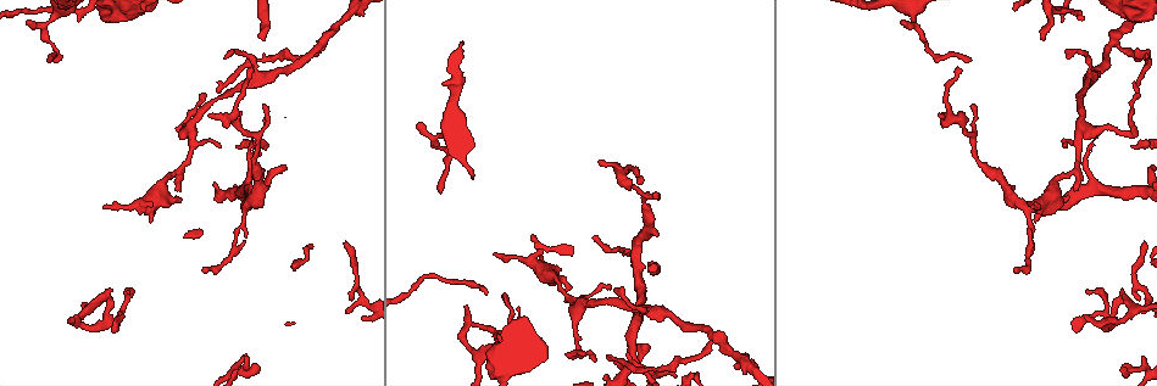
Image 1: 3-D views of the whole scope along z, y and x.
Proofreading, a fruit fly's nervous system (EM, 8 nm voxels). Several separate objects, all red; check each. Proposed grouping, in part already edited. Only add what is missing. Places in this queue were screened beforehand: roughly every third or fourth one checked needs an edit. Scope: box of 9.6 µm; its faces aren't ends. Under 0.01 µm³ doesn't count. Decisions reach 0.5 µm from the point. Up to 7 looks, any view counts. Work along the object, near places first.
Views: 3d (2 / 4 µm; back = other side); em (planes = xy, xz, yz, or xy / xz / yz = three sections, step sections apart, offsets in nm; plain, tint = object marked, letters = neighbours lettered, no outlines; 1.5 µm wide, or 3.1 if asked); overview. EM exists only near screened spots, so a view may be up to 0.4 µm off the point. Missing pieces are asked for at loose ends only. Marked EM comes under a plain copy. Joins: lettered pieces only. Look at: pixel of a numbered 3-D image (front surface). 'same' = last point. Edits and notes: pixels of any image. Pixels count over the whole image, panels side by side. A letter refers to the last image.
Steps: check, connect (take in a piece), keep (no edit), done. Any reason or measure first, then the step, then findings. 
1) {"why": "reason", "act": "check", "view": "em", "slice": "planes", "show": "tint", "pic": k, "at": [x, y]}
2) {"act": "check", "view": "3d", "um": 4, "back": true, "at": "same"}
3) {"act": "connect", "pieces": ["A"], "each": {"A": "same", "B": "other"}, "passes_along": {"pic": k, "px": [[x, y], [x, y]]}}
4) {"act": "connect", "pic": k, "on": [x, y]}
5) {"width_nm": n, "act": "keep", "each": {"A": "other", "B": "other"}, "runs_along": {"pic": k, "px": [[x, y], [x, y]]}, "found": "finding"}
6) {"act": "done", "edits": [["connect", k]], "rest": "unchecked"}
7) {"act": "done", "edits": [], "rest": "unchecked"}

{"why": "branch stops here", "act": "check", "view": "3d", "um": 2, "pic": 1, "at": [264, 106]}

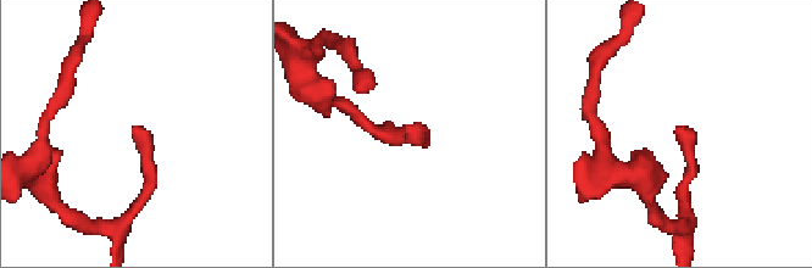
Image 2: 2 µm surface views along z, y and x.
{"act": "check", "view": "em", "slice": "planes", "show": "letters", "pic": 2, "at": [423, 127]}

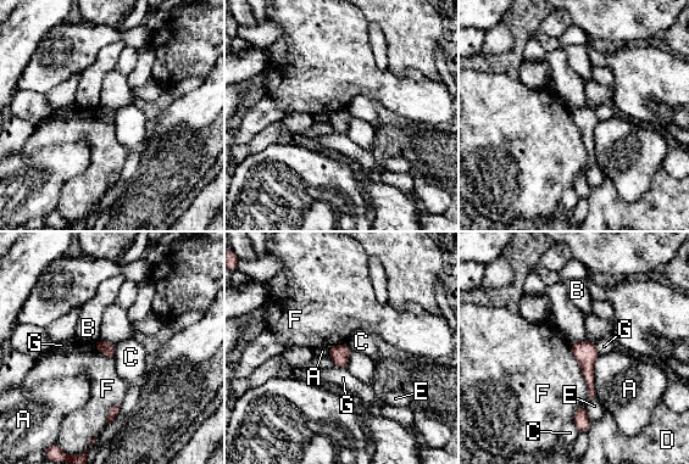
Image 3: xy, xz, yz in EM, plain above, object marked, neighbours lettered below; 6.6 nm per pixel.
{"longest_contact_nm": ["F", 400], "act": "keep", "each": {"A": "other", "B": "other", "C": "other", "D": "other", "E": "other", "F": "other", "G": "other"}, "border": {"pic": 3, "px": [[121, 404], [120, 412], [104, 426]]}, "found": "no lettered piece goes on from it"}

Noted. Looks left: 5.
{"why": "tapers out", "act": "check", "view": "3d", "um": 2, "pic": 1, "at": [127, 290]}

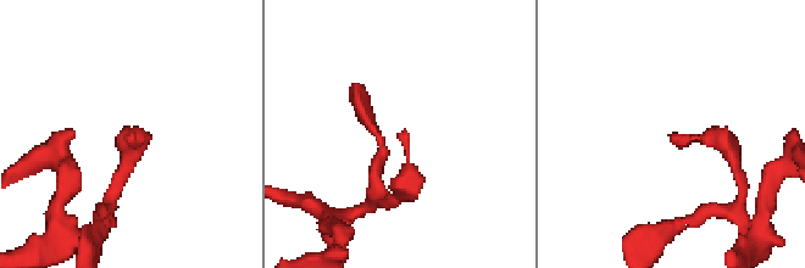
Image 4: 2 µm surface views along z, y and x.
{"act": "check", "view": "em", "slice": "planes", "show": "letters", "pic": 4, "at": [402, 131]}

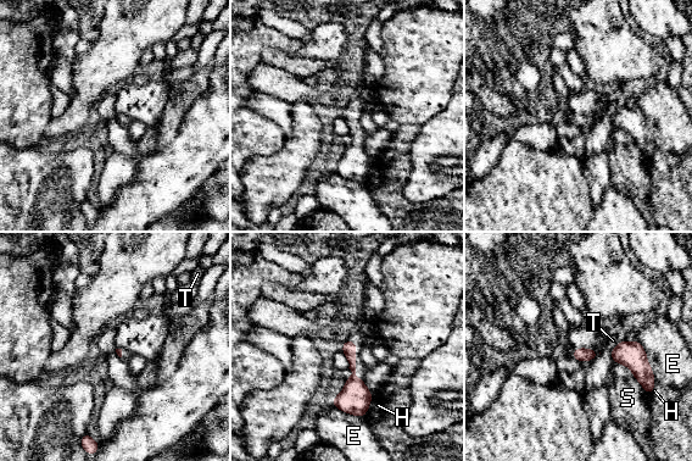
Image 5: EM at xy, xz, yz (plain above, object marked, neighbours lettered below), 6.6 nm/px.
{"width_nm": 90, "act": "keep", "each": {"E": "other", "H": "other", "S": "other", "T": "other"}, "found": "no lettered piece goes on from it"}

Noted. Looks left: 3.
{"why": "branch stops here", "act": "check", "view": "em", "slice": "xy", "step": 8, "show": "tint", "pic": 1, "at": [1067, 199]}

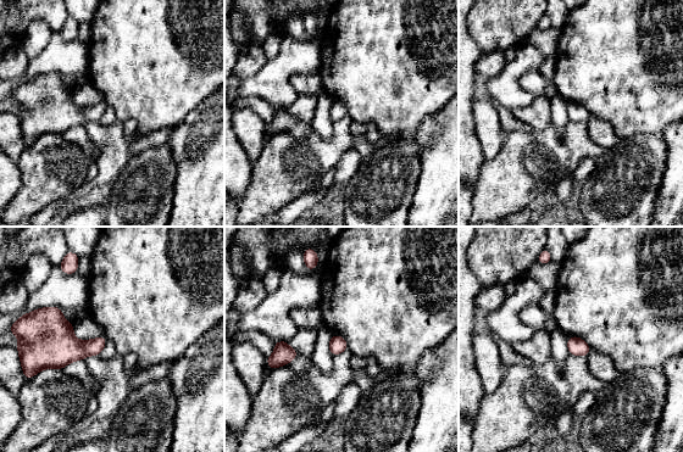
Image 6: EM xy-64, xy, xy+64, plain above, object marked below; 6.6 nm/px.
{"why": "another direction", "act": "check", "view": "em", "slice": "planes", "show": "letters", "at": "same"}

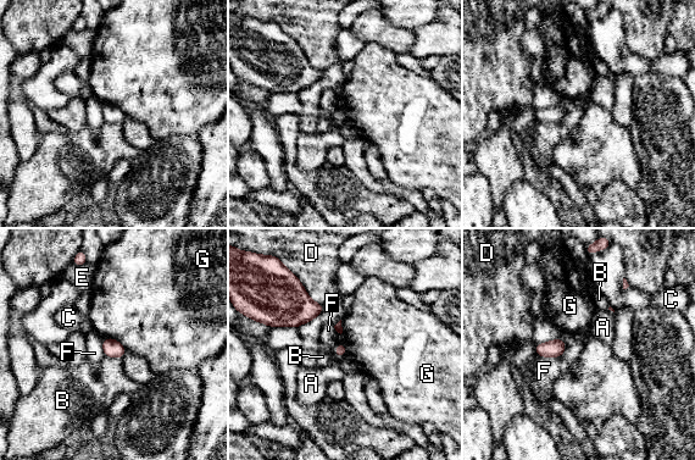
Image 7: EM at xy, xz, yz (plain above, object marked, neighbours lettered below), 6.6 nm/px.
{"act": "keep", "each": {"A": "other", "B": "other", "C": "other", "D": "other", "E": "other", "F": "other", "G": "other"}, "border": {"pic": 7, "px": [[105, 355], [121, 359]]}, "found": "no lettered piece goes on from it"}

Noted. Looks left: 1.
{"act": "done", "edits": [], "rest": "unchecked"}

